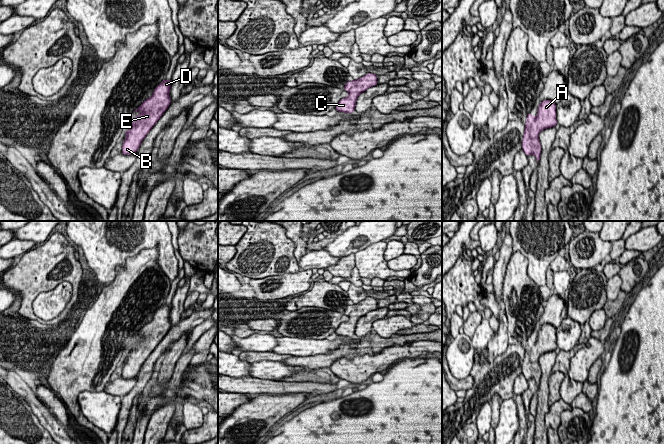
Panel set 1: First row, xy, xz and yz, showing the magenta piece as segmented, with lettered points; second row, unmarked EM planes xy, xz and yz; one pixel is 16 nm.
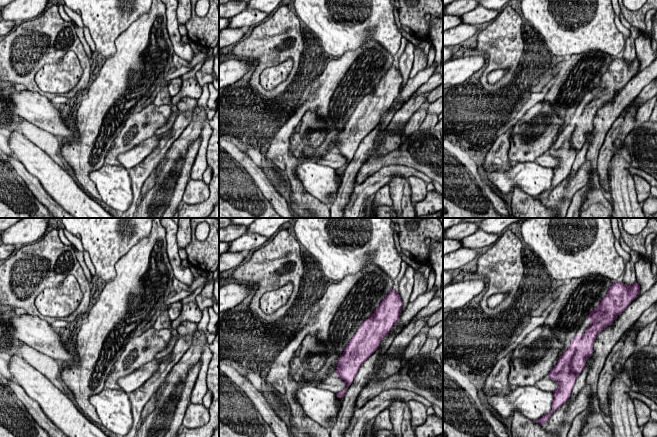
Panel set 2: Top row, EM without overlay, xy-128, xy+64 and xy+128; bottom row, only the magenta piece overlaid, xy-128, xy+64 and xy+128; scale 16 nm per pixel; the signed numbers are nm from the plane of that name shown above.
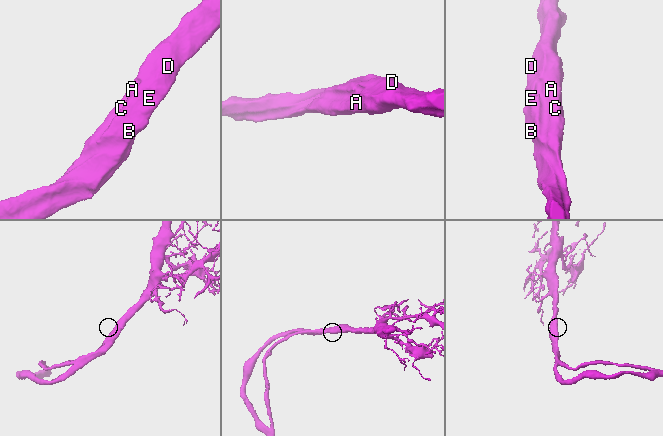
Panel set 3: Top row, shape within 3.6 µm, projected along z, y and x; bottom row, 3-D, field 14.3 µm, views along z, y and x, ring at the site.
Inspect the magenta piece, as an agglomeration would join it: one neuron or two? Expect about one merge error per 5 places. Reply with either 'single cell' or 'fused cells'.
single cell

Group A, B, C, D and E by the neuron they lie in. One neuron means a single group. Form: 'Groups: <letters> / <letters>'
Groups: A B C D E

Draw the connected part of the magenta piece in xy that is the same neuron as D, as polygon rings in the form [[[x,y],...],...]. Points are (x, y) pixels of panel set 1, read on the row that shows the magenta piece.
[[[163,80],[155,89],[153,92],[153,95],[150,98],[147,98],[139,107],[135,110],[135,112],[141,110],[139,116],[135,116],[129,124],[129,129],[125,132],[126,139],[123,142],[122,145],[122,151],[121,154],[123,155],[131,155],[135,153],[140,145],[143,139],[146,137],[146,135],[149,133],[149,131],[153,128],[153,126],[156,124],[156,122],[161,118],[161,116],[164,114],[164,112],[167,110],[171,103],[171,99],[169,97],[170,93],[170,87],[171,87],[172,81],[171,80]]]

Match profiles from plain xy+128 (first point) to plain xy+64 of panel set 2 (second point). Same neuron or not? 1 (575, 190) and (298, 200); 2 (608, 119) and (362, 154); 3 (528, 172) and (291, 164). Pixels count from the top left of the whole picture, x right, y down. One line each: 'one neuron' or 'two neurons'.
1: two neurons
2: two neurons
3: two neurons

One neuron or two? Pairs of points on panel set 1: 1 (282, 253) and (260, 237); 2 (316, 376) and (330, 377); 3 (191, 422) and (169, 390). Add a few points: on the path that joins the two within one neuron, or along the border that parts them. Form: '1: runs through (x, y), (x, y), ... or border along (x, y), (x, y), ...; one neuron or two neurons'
1: runs through (277, 250), (265, 241); one neuron
2: runs through (319, 376), (327, 376); one neuron
3: border along (185, 401), (195, 404); two neurons

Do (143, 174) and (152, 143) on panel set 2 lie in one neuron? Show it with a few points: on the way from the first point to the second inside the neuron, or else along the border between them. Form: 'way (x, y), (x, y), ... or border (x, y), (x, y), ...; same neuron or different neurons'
border (165, 137), (148, 155), (130, 168); different neurons

